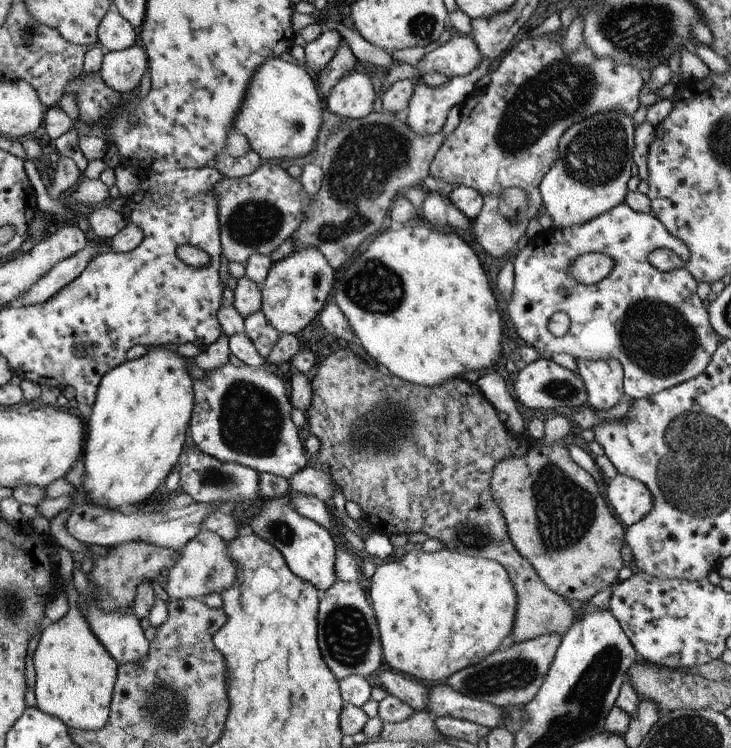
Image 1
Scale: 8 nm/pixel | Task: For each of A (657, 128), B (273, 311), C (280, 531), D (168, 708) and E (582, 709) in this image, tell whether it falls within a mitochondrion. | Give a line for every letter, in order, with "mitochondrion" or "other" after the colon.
A: other
B: other
C: mitochondrion
D: mitochondrion
E: mitochondrion

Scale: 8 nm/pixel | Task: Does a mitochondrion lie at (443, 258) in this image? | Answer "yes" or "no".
no

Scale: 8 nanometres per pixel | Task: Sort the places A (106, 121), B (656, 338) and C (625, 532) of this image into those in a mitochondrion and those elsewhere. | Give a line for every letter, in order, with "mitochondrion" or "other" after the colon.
A: other
B: mitochondrion
C: other

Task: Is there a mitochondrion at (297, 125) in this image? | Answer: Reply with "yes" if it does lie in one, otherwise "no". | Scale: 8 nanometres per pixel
yes

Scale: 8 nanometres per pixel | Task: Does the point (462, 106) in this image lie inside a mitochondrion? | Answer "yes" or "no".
no

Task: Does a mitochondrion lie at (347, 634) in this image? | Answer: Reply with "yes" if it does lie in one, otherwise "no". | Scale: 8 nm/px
yes

